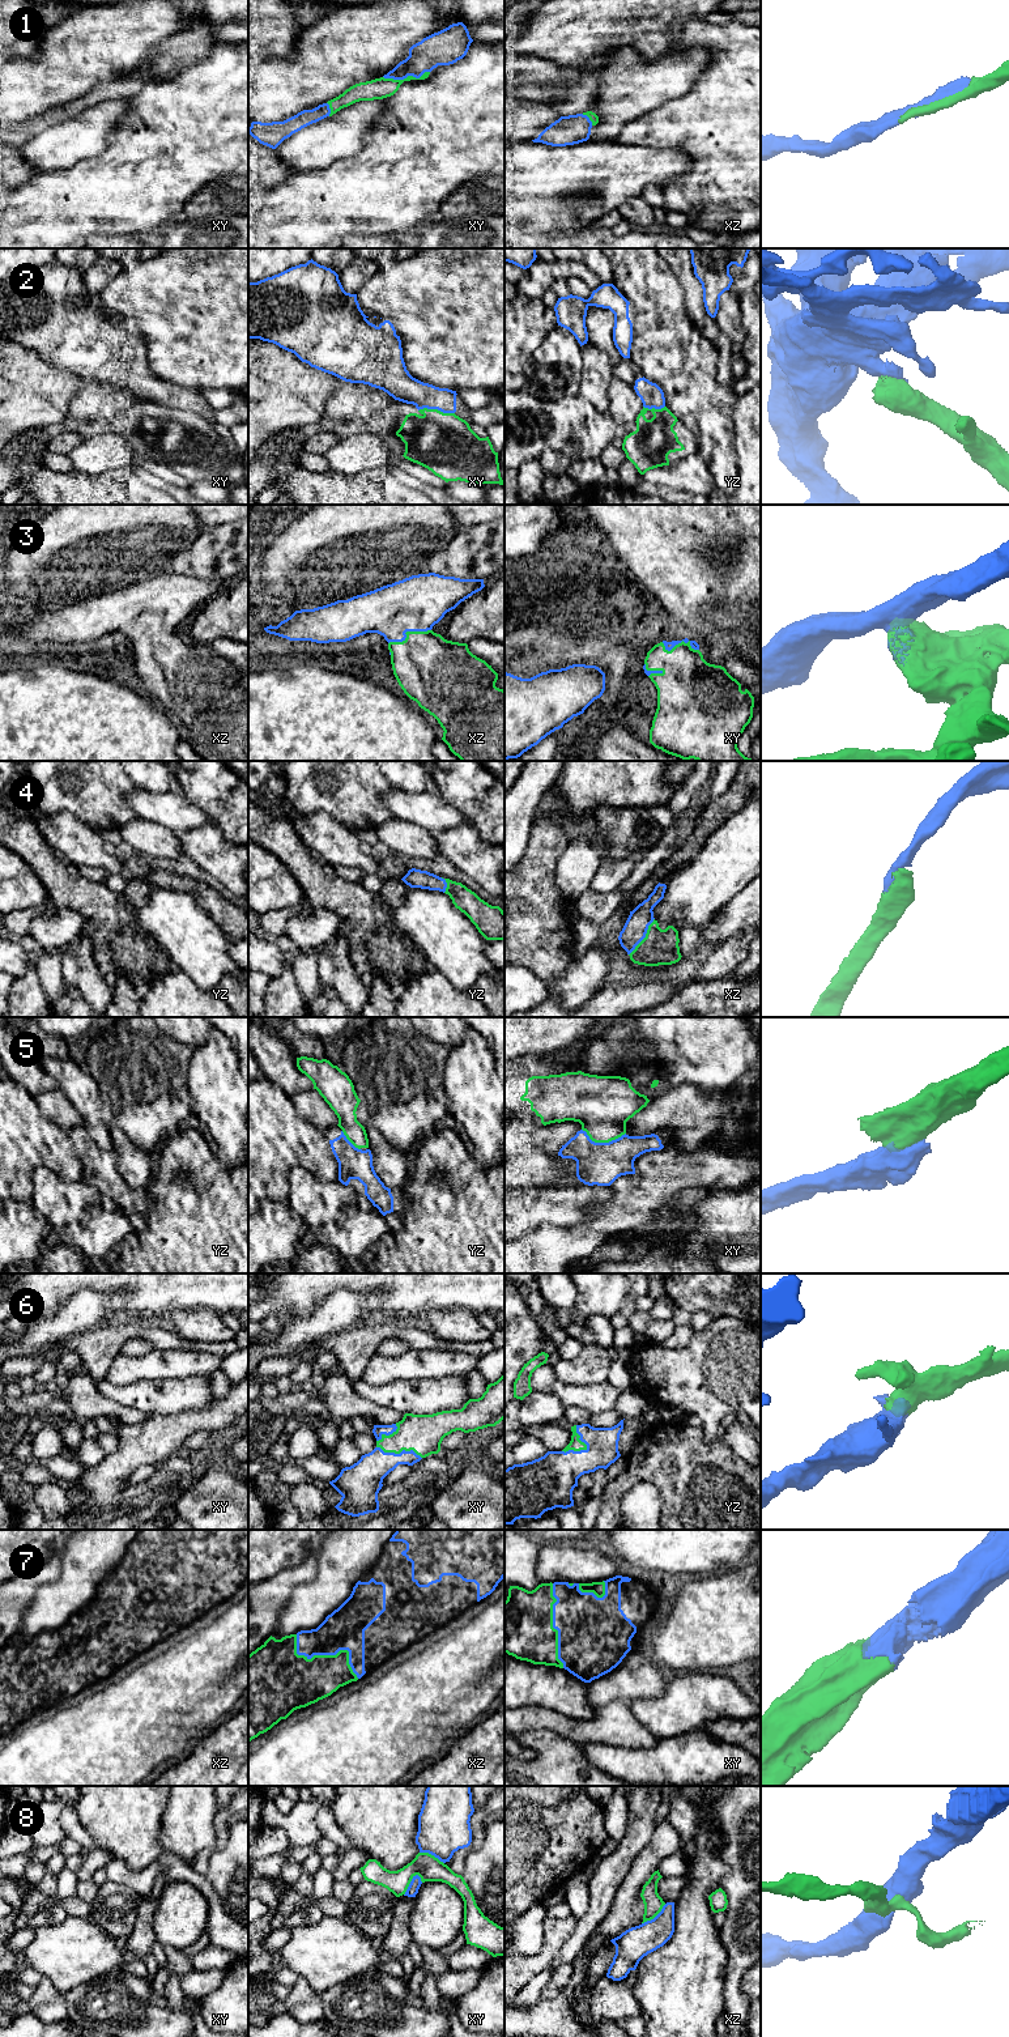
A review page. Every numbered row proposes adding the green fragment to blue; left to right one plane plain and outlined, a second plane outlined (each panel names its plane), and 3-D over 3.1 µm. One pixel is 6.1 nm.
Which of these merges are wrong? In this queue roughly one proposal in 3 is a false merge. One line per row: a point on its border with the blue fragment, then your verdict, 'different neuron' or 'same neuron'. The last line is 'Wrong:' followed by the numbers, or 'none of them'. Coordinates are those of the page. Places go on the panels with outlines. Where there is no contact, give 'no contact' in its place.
1: meets blue in xy at (405, 77); same neuron
2: meets blue in xy at (437, 408); different neuron
3: meets blue in xz at (407, 630); same neuron
4: meets blue in xz at (645, 936); same neuron
5: meets blue in xy at (603, 1143); different neuron
6: meets blue in yz at (587, 1447); same neuron
7: meets blue in xz at (327, 1654); same neuron
8: meets blue in xy at (409, 1884); different neuron
Wrong: 2, 5, 8

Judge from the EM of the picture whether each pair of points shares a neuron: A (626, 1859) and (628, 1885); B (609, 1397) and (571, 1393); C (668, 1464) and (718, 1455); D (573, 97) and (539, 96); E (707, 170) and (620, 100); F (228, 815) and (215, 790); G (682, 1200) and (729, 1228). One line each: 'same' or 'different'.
A: different
B: same
C: same
D: same
E: different
F: same
G: different

